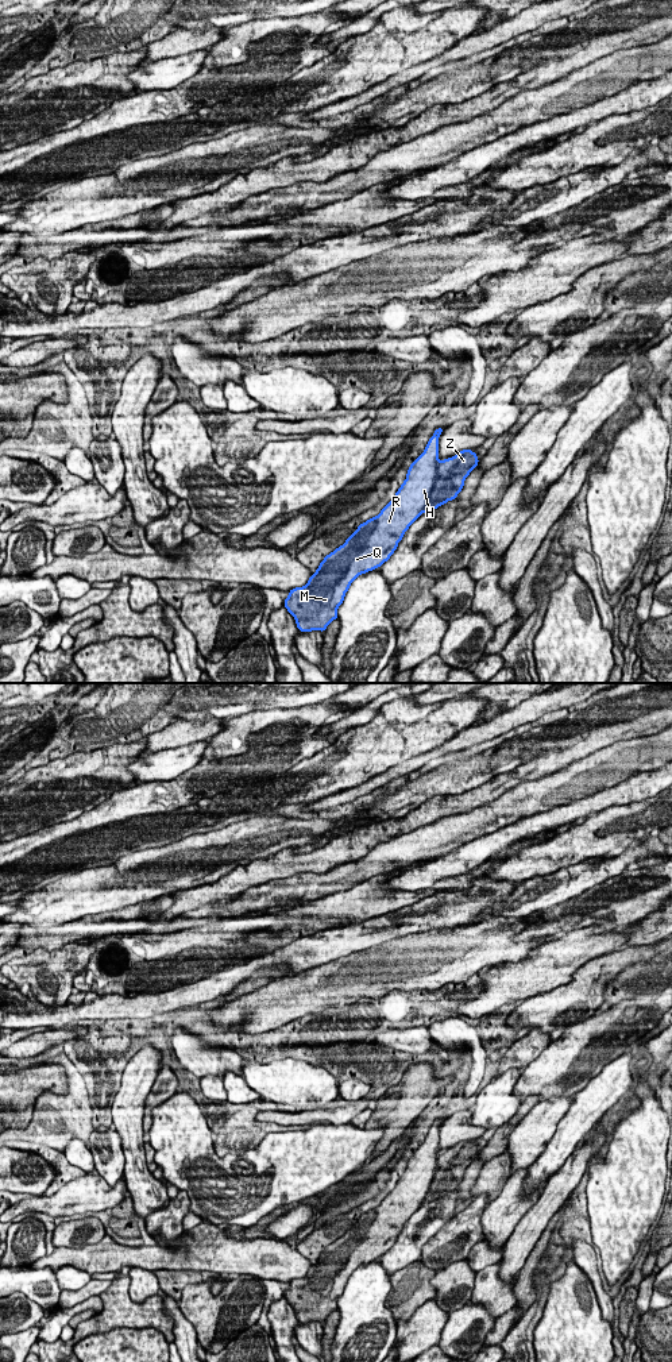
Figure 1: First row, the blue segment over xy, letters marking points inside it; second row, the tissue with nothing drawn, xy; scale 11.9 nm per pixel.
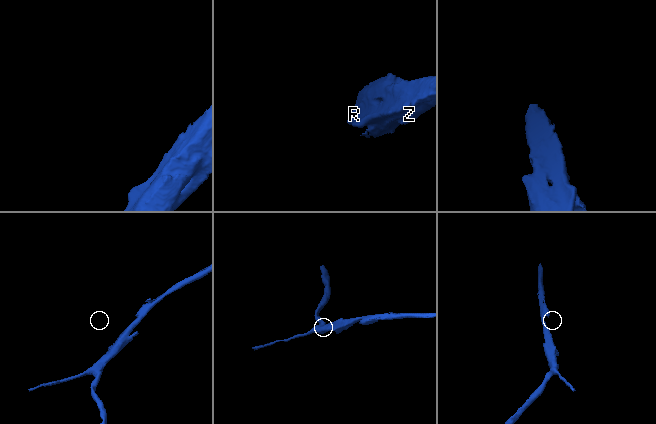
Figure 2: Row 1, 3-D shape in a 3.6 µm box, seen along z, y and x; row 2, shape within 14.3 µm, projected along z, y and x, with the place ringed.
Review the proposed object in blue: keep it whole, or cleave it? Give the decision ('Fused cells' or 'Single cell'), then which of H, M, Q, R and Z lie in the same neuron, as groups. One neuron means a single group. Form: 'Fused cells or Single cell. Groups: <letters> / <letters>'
Fused cells. Groups: H M Q R / Z

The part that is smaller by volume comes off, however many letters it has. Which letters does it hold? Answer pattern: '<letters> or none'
Z

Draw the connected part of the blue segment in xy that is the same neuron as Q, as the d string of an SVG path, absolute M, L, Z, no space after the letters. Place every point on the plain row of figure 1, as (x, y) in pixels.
M437 1119L433 1123L424 1143L408 1160L406 1170L394 1189L385 1196L381 1204L360 1215L343 1236L327 1246L305 1277L289 1282L283 1296L296 1309L300 1323L324 1323L333 1311L337 1311L337 1300L343 1295L351 1274L360 1265L376 1261L387 1253L405 1223L422 1205L439 1168L439 1127L443 1122L444 1119Z

